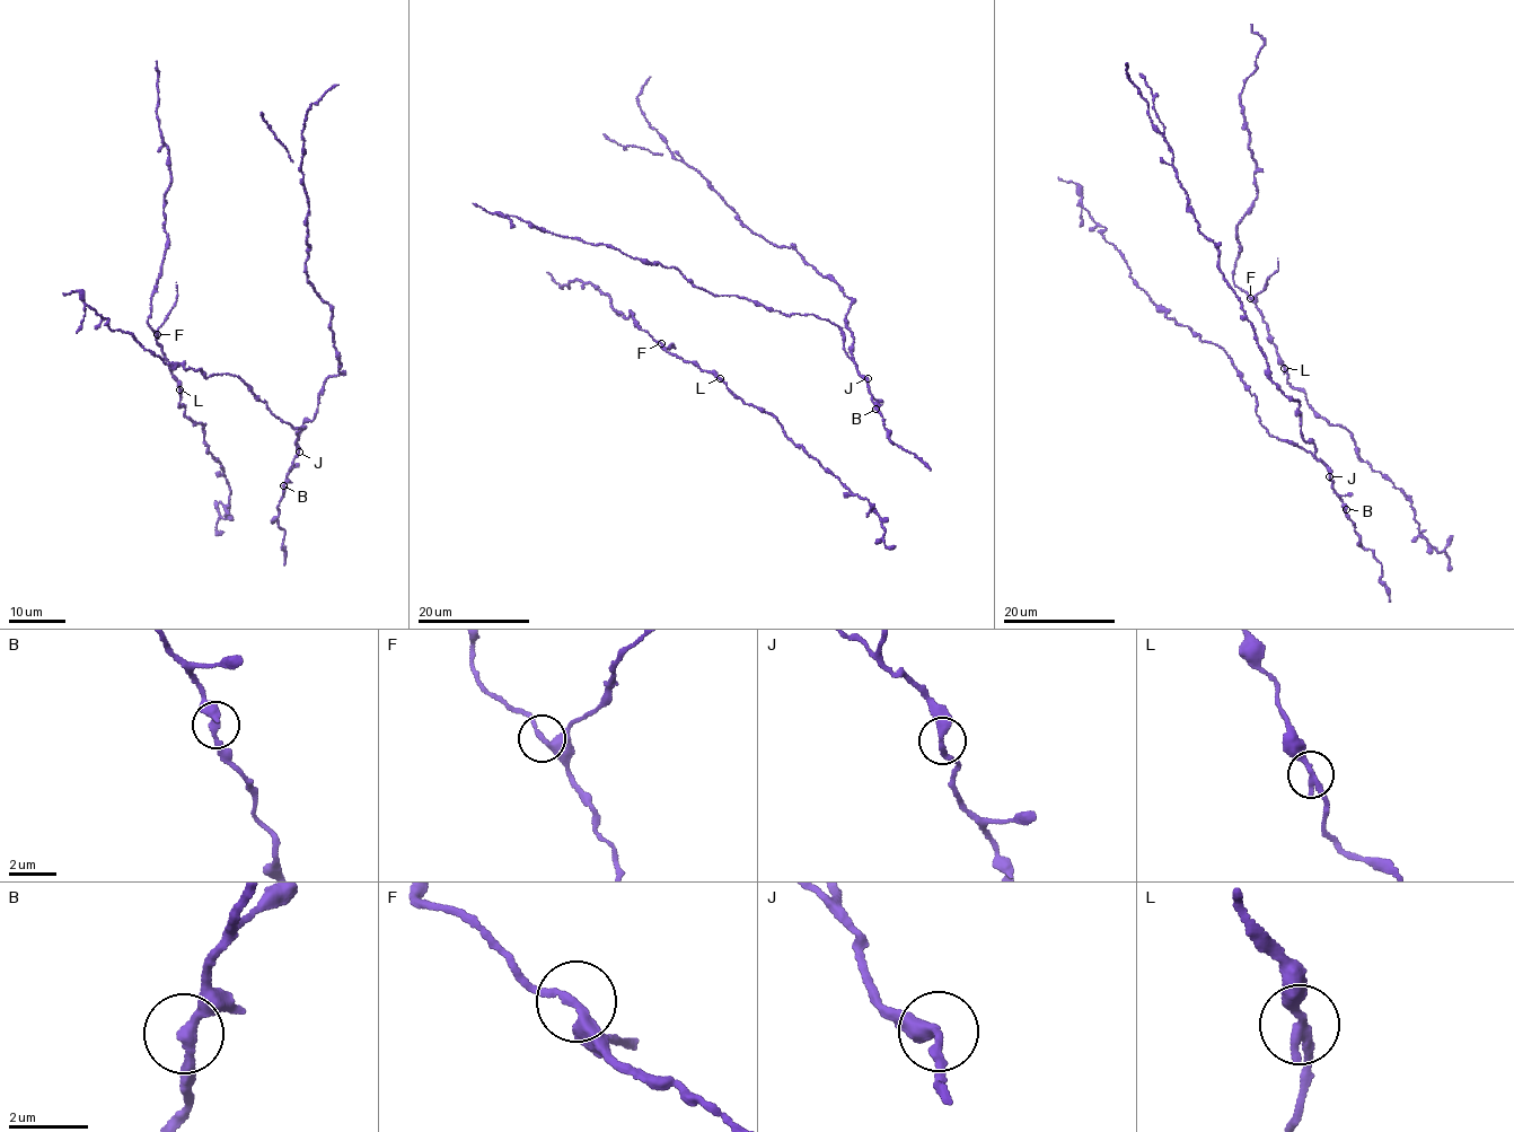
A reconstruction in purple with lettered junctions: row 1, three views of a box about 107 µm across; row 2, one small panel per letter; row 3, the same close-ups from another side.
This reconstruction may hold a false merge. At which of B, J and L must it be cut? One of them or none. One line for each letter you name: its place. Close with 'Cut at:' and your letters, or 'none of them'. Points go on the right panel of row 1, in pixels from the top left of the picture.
Cut at: none of them

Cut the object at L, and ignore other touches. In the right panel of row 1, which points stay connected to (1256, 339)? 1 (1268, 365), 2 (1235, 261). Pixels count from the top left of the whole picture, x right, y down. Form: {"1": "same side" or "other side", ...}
{"1": "same side", "2": "other side"}

